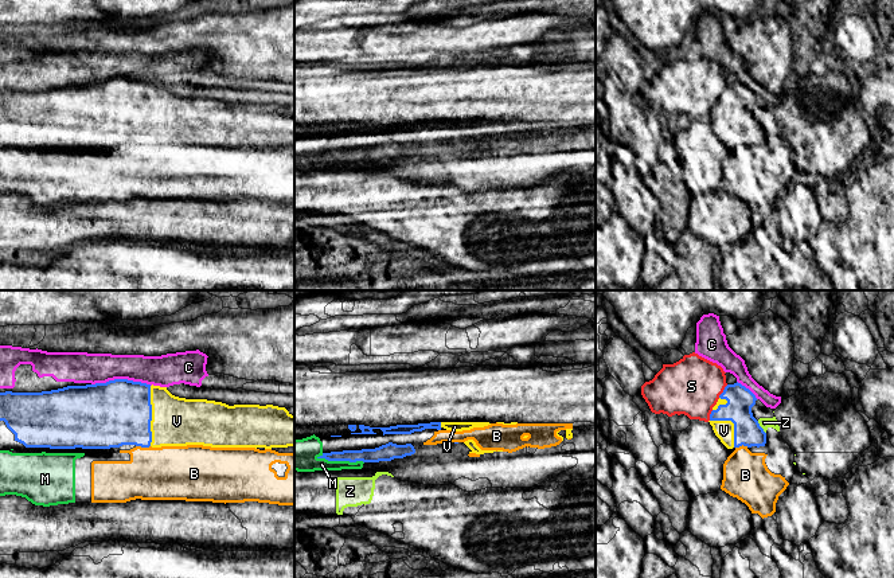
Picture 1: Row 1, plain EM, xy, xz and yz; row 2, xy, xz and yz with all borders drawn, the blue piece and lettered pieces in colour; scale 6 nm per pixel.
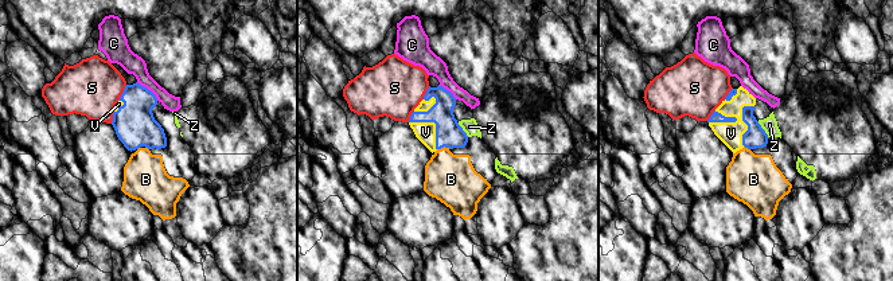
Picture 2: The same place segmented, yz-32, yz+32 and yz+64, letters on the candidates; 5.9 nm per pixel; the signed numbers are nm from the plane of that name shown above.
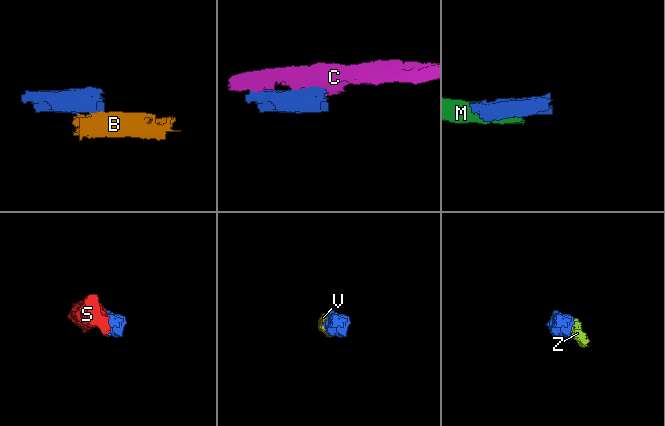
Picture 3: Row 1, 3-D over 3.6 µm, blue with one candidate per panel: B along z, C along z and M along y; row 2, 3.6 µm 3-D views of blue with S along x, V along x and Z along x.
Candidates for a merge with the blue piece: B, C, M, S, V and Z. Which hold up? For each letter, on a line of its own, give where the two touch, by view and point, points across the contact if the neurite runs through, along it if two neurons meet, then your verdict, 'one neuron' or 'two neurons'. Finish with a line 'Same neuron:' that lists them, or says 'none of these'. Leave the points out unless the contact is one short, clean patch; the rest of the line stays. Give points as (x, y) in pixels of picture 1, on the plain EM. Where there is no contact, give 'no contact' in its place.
B: xy (143, 145) | two neurons
C: xy (121, 78) | two neurons
M: xz (340, 159) | two neurons
S: yz (723, 90) | two neurons
V: xy (151, 114) | one neuron
Z: yz (761, 127) | two neurons
Same neuron: V

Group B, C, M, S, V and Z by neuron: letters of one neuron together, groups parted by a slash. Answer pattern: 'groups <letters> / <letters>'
groups B M / C / S / V / Z

